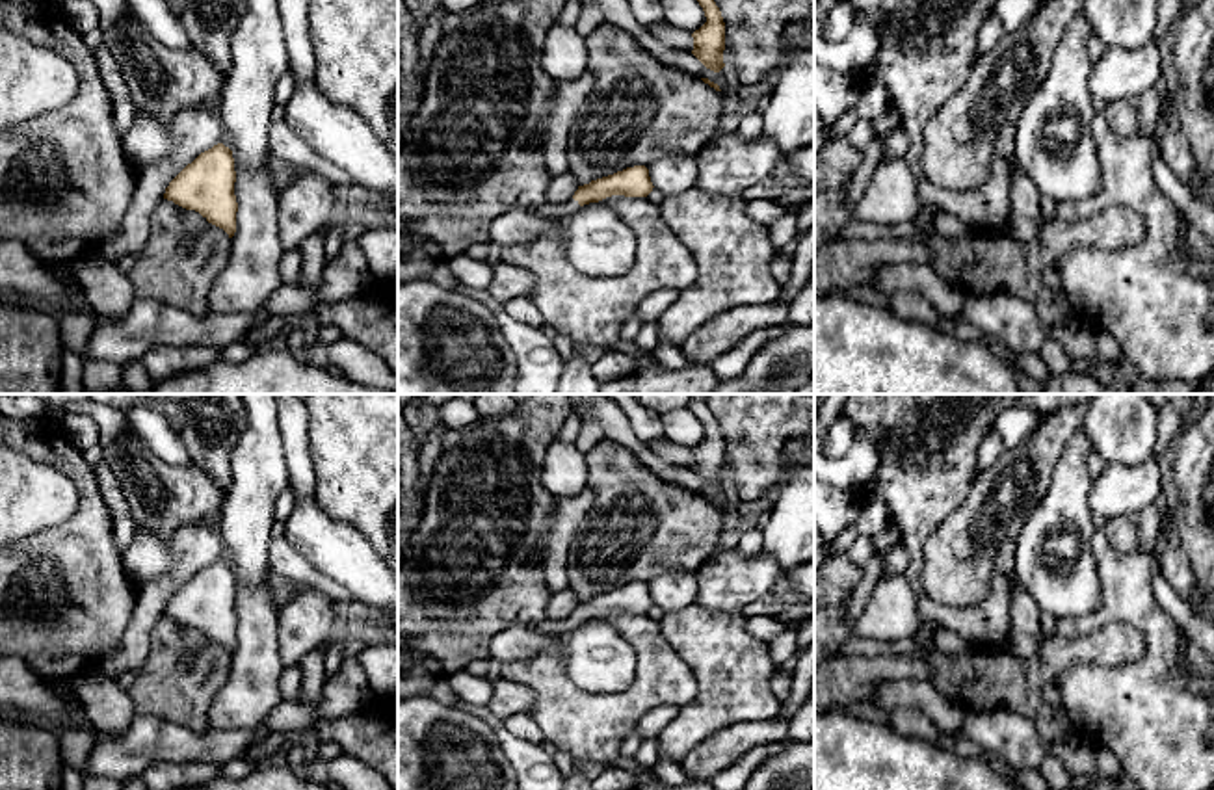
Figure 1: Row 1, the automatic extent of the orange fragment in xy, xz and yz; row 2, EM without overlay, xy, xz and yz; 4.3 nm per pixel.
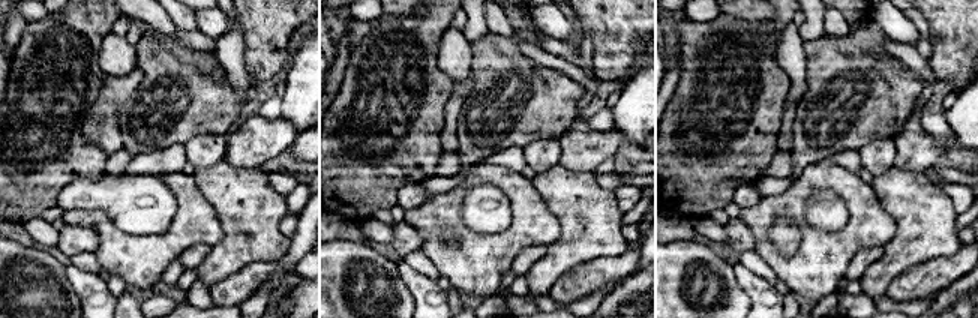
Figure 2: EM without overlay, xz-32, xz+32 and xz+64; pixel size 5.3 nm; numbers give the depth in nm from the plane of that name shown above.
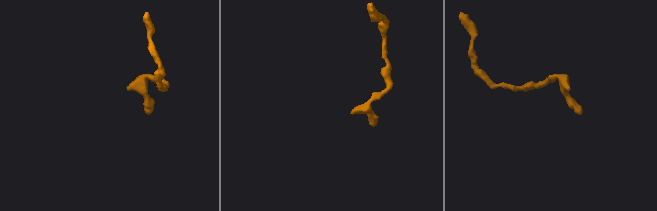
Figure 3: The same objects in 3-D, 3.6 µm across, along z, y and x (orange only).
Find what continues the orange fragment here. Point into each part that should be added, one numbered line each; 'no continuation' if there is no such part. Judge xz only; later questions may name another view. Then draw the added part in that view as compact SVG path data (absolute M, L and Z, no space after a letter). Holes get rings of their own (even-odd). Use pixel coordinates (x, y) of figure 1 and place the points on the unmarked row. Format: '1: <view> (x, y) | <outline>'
1: xz (549, 627) | M571 615L571 617L561 619L561 621L552 621L552 619L545 617L541 623L532 625L532 626L535 630L550 636L550 634L560 634L560 632L573 630L578 625L580 625L578 617Z

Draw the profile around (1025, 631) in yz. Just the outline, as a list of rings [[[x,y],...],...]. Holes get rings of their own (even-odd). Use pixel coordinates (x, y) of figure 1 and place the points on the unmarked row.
[[[1017,576],[1009,582],[1009,597],[1008,649],[1017,658],[1030,662],[1039,656],[1039,639],[1043,638],[1041,612]]]

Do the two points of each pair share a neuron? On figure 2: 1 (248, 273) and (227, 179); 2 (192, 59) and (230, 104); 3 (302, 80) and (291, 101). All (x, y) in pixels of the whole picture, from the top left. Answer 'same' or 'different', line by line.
1: different
2: different
3: same

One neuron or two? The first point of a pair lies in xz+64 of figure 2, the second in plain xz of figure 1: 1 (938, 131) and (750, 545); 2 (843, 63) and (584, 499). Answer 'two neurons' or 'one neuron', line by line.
1: one neuron
2: two neurons

